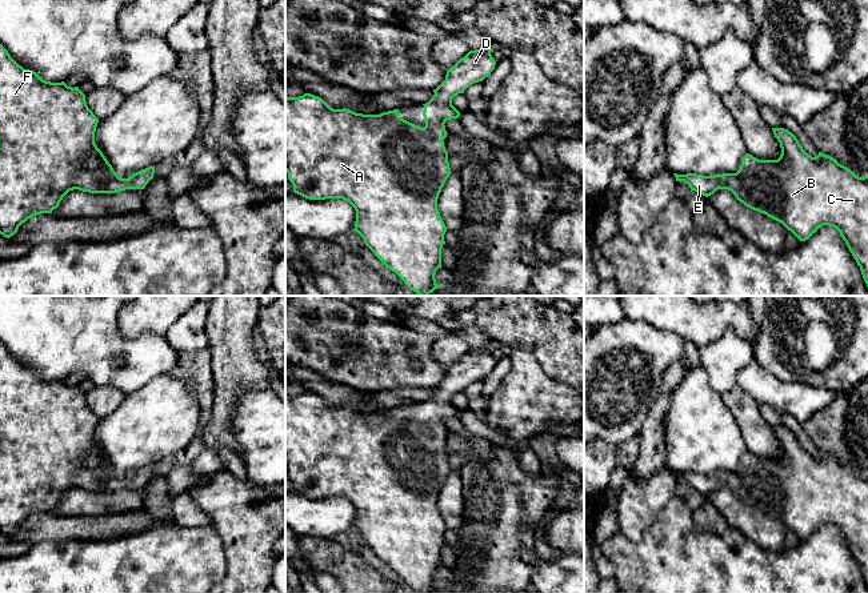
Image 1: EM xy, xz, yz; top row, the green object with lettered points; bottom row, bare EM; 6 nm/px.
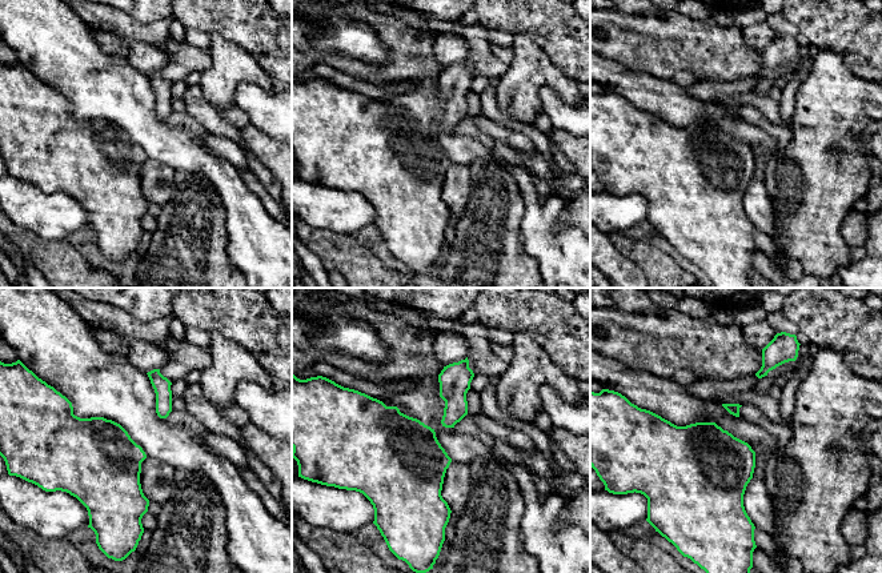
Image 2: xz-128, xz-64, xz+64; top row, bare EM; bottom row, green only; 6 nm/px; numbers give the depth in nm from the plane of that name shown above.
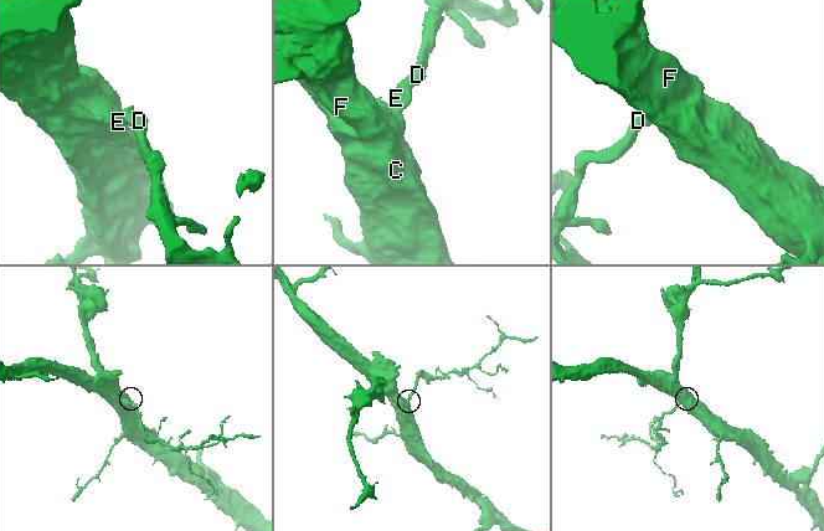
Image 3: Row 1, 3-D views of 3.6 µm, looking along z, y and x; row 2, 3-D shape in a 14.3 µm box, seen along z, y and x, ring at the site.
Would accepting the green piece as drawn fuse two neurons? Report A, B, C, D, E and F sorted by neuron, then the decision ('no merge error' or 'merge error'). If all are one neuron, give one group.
A B C D E F; no merge error

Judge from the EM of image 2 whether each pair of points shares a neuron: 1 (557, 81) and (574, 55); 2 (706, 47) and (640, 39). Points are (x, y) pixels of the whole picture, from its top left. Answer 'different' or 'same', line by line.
1: different
2: same

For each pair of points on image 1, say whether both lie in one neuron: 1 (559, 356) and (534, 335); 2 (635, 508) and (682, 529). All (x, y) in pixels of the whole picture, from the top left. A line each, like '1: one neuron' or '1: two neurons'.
1: one neuron
2: two neurons

